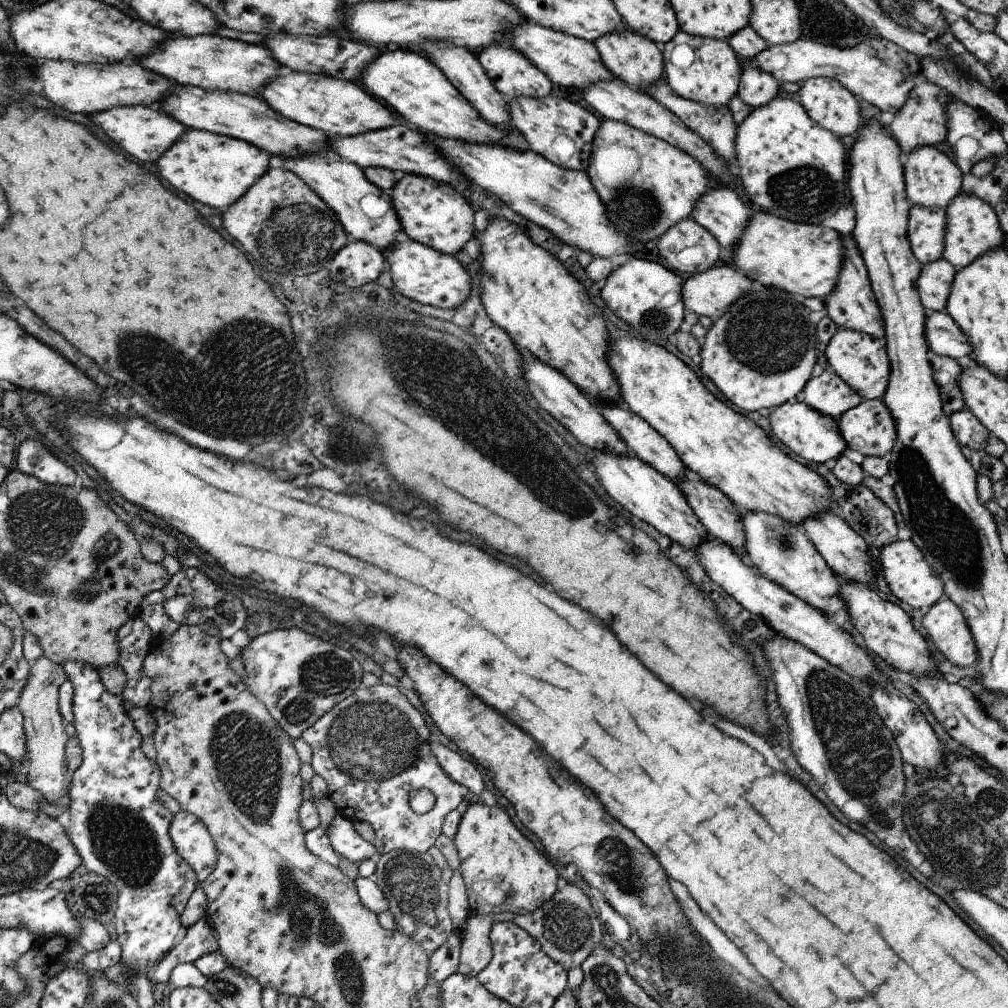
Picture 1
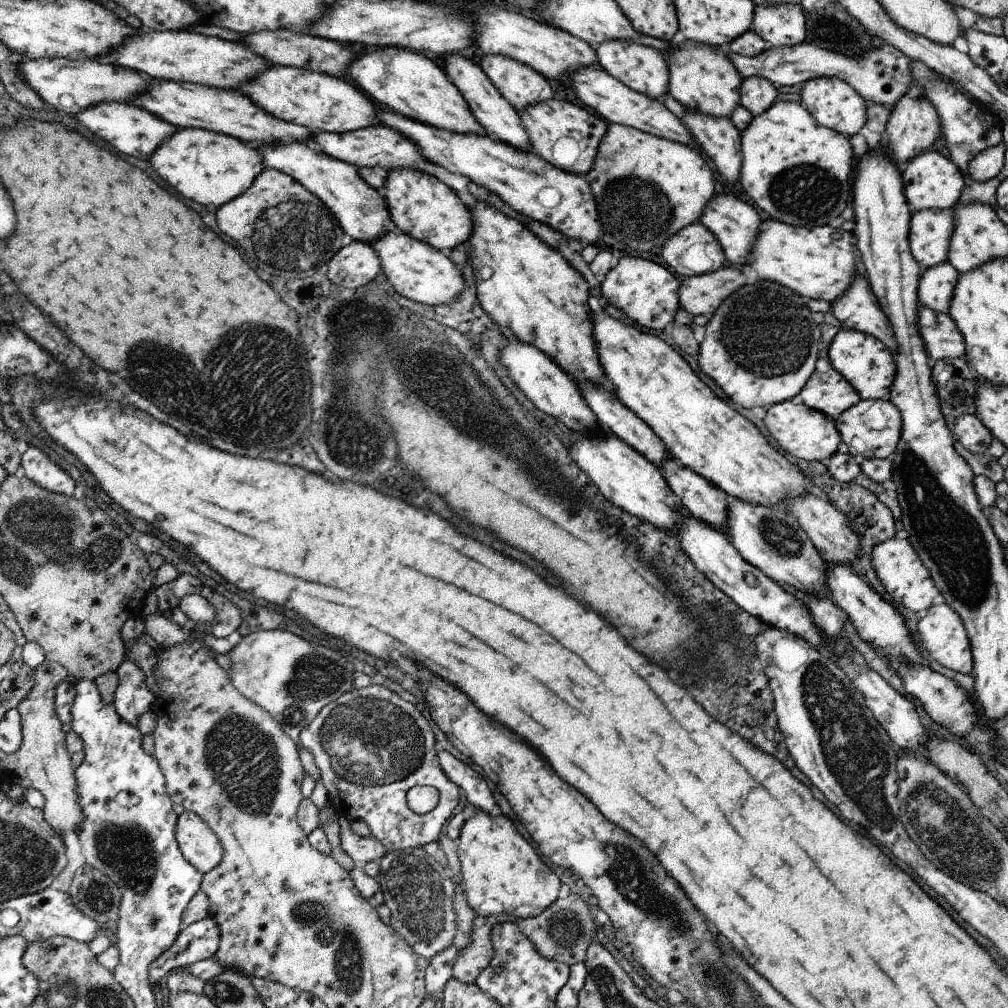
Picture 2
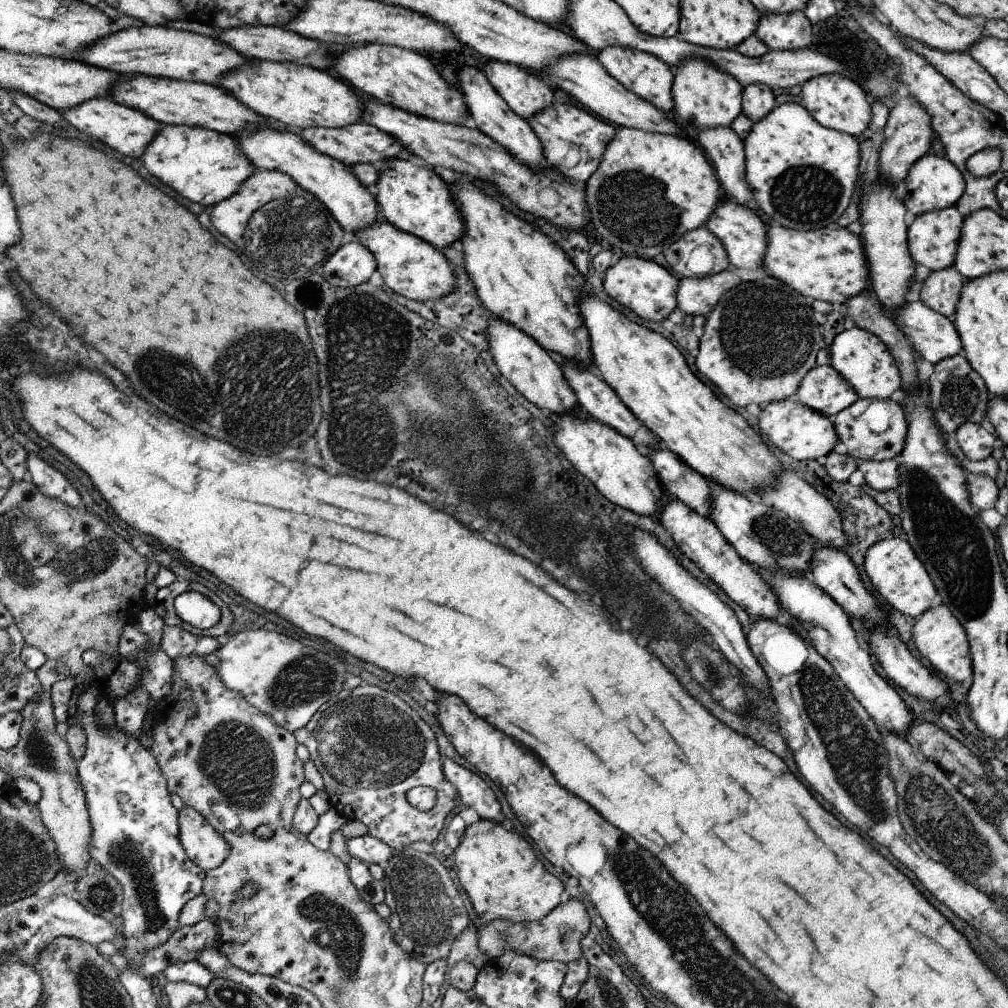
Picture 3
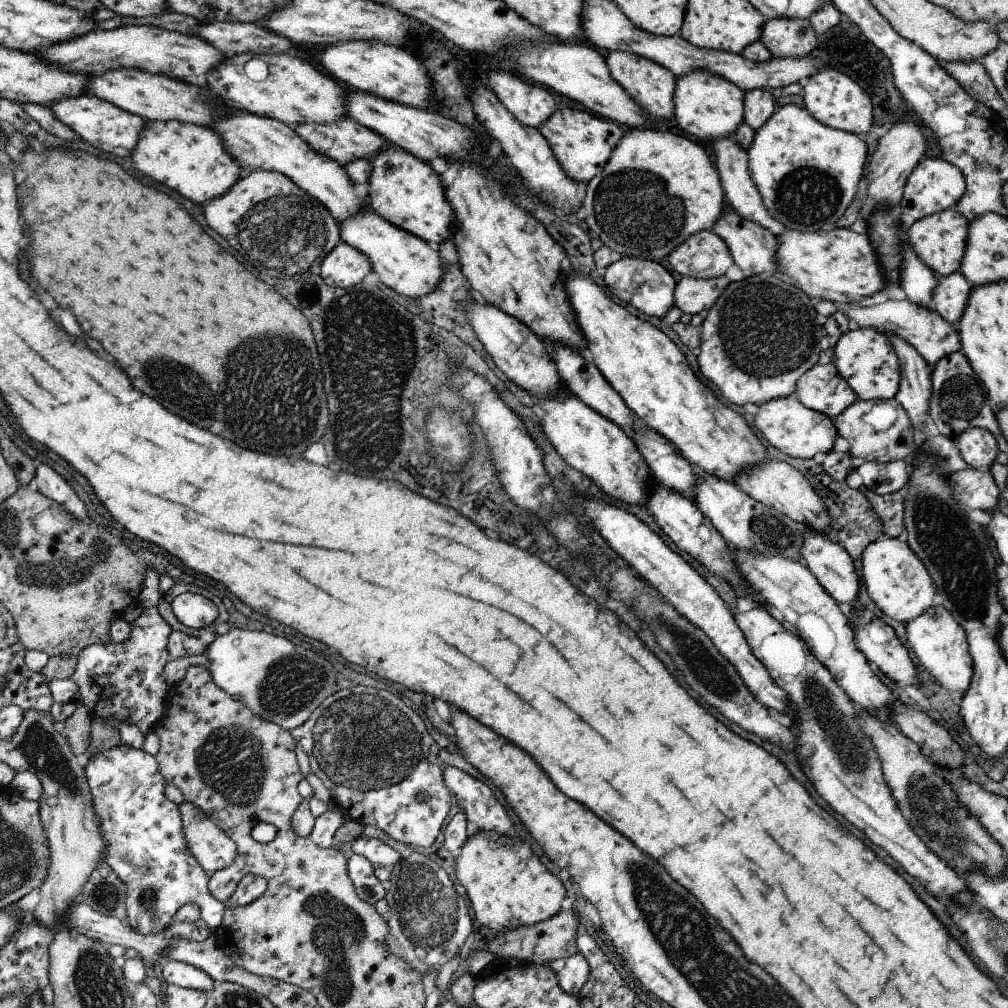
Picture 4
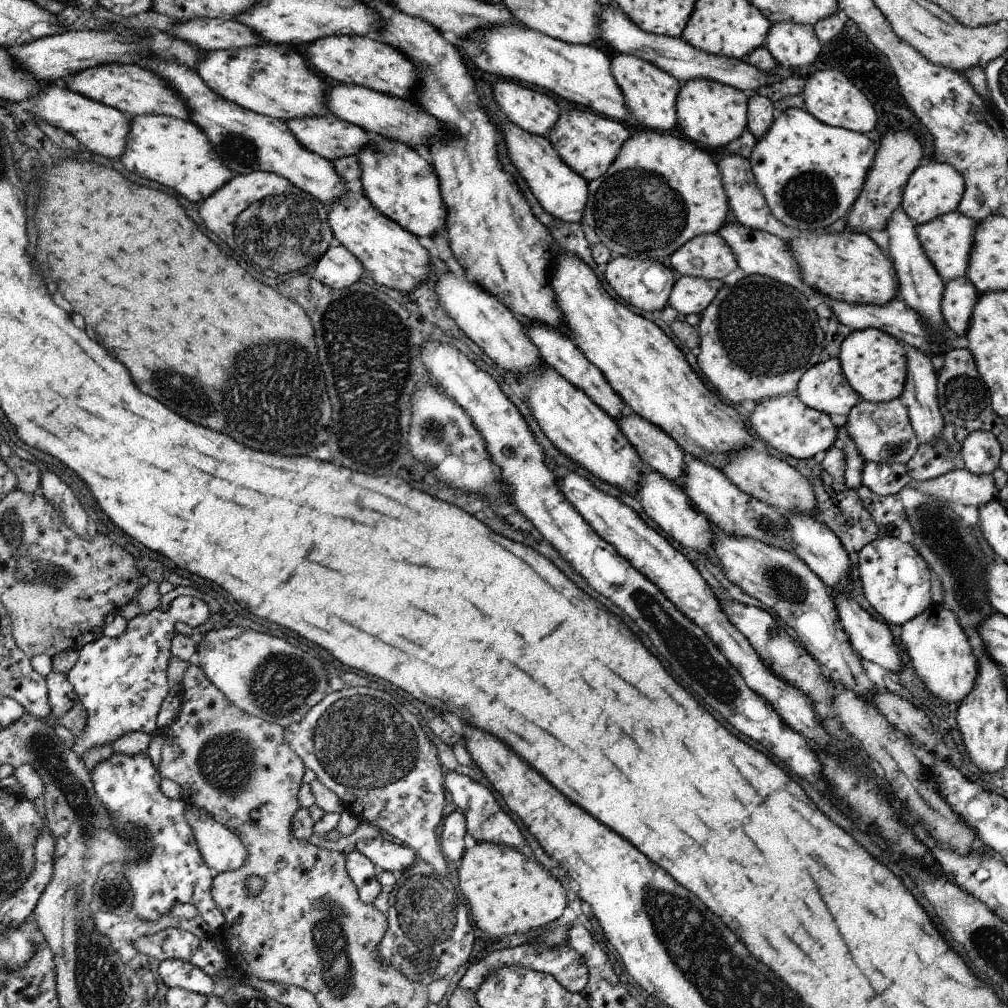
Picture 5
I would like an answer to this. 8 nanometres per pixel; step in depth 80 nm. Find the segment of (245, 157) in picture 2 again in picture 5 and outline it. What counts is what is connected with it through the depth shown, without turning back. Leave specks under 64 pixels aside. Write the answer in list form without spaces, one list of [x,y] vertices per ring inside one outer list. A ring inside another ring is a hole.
[[[136,115],[132,118],[129,142],[126,154],[122,156],[122,164],[130,172],[134,172],[142,178],[154,180],[172,190],[176,186],[176,192],[182,194],[184,198],[188,198],[190,202],[202,202],[202,200],[212,197],[237,175],[234,170],[230,170],[226,166],[226,162],[215,151],[214,142],[211,142],[207,134],[194,121],[190,122],[188,119],[182,120],[166,115]]]

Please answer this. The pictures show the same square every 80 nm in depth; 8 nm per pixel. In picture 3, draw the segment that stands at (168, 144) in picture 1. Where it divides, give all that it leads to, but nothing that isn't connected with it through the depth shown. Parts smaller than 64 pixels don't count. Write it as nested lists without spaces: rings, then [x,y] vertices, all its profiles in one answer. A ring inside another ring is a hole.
[[[112,97],[95,98],[86,101],[74,109],[61,112],[64,120],[68,120],[74,128],[86,132],[88,136],[98,138],[112,150],[130,156],[130,158],[140,158],[148,146],[155,140],[163,124],[156,119],[150,118],[146,113],[134,110],[134,107],[126,106],[124,103],[115,101]]]

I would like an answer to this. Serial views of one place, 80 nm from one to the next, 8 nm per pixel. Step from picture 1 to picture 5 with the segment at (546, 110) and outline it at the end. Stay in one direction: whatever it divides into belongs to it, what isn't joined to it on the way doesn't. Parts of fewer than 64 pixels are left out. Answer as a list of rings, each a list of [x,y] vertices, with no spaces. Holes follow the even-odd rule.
[[[572,109],[562,113],[547,134],[559,157],[584,180],[602,176],[618,156],[620,147],[631,134],[620,120],[603,117],[588,110]]]

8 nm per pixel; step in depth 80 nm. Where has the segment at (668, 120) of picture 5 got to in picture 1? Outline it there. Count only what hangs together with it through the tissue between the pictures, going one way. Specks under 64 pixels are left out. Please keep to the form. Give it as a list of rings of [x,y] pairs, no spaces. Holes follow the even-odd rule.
[[[616,30],[616,32],[604,34],[593,44],[598,50],[602,64],[610,70],[610,74],[630,87],[643,91],[646,90],[646,86],[654,86],[656,82],[665,80],[665,56],[661,52],[661,45],[643,38],[634,31]]]

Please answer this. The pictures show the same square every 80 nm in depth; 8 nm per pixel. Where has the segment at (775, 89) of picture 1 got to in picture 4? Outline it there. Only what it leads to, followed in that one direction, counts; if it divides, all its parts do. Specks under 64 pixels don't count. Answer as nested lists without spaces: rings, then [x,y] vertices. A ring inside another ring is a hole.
[[[752,89],[745,91],[743,122],[748,123],[755,131],[770,118],[778,108],[774,97],[768,89]]]

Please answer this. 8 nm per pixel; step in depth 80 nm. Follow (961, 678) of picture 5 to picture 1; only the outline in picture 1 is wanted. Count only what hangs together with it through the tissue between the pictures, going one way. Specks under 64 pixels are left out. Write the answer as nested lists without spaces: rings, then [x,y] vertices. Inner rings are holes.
[[[946,598],[924,612],[926,640],[958,667],[970,667],[978,658],[972,632],[960,608]]]

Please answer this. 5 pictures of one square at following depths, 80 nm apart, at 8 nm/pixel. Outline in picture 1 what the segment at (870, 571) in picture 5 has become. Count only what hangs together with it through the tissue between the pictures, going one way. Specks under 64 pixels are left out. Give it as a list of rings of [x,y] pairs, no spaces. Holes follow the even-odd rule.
[[[911,540],[892,542],[880,550],[878,561],[882,566],[884,579],[892,594],[903,603],[907,603],[913,608],[926,611],[934,604],[938,603],[942,594],[944,594],[944,584],[934,574],[934,570],[928,566],[924,560],[922,552],[911,542]]]

